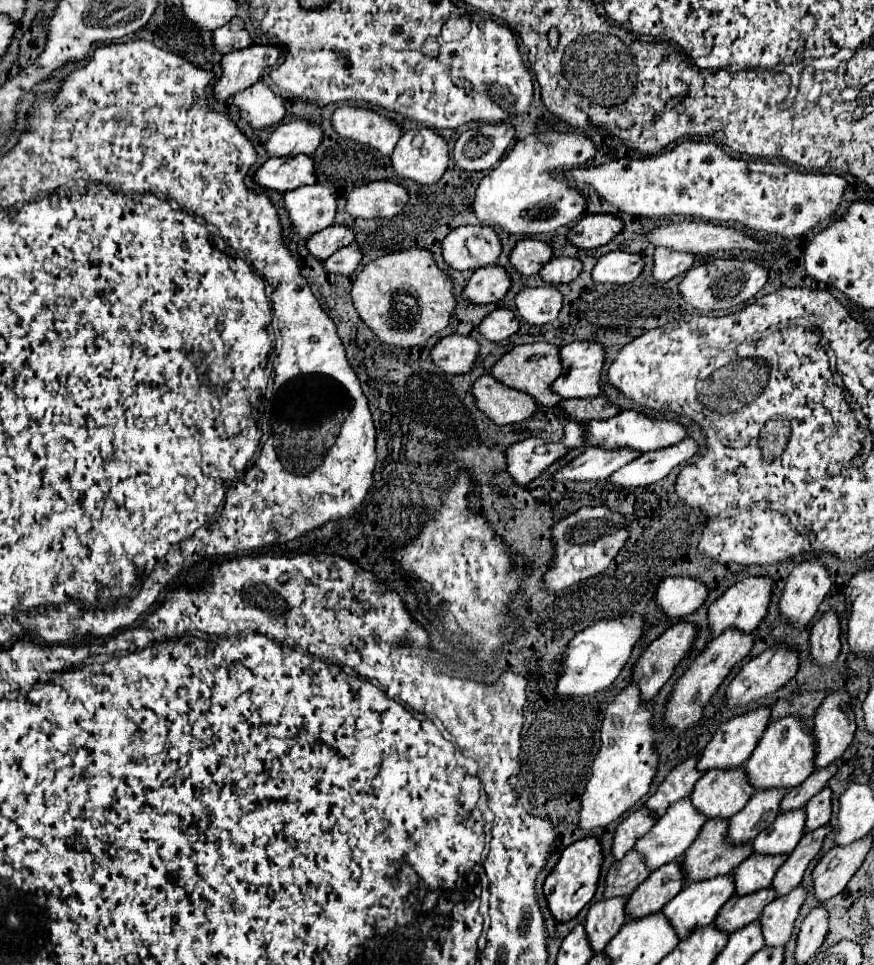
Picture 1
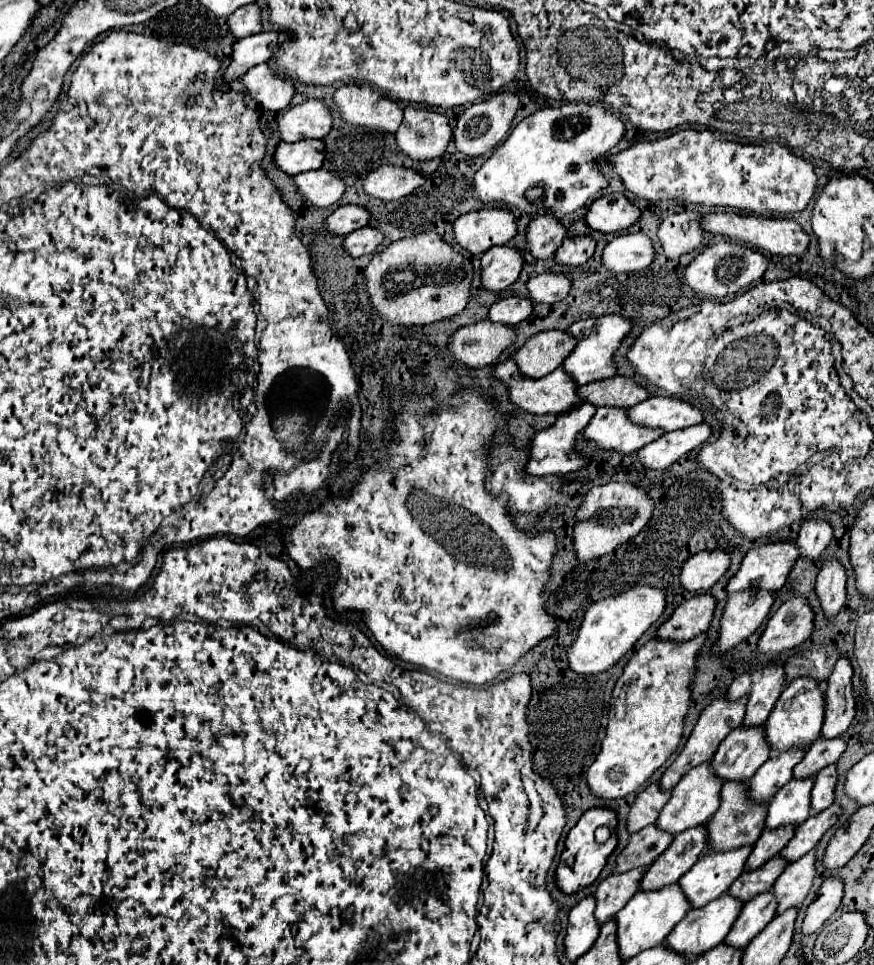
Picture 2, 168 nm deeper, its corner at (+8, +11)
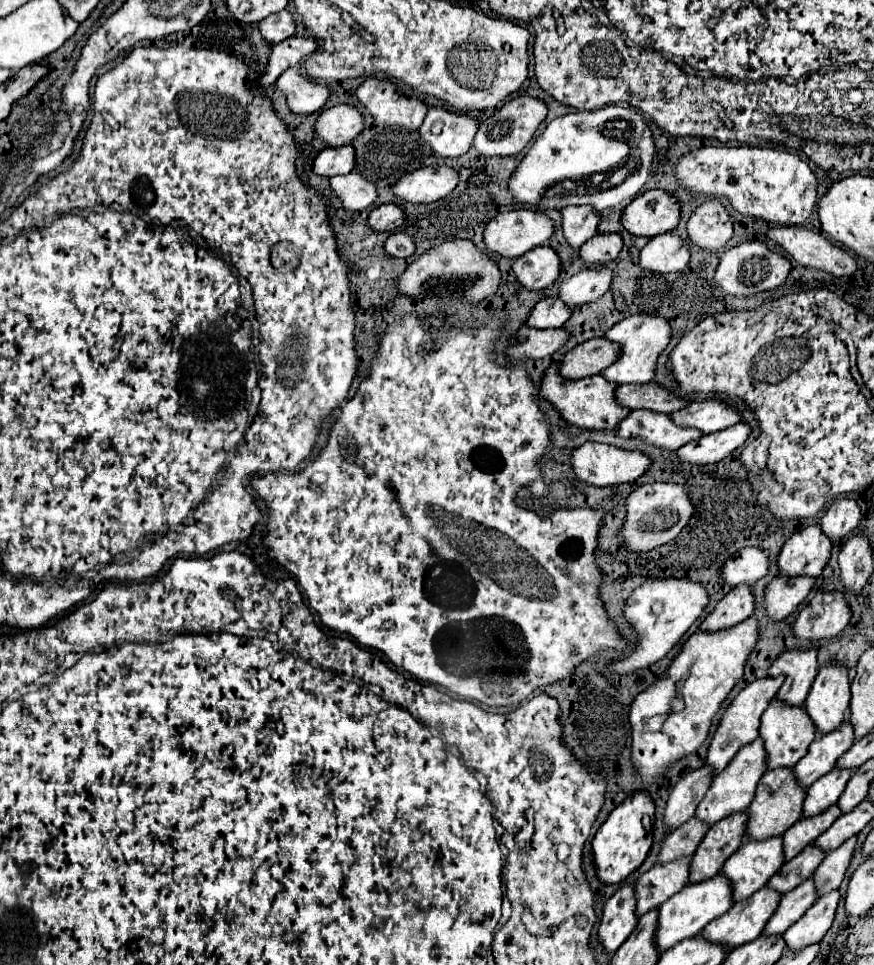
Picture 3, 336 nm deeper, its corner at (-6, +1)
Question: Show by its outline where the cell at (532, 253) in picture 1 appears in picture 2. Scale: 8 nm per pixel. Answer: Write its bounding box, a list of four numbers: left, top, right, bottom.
[527,214,565,260]

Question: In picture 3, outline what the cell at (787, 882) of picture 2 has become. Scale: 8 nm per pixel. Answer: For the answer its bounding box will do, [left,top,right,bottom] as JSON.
[813,836,857,896]

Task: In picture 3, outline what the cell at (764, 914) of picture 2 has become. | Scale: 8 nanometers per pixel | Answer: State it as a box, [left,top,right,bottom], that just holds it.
[763,878,817,936]

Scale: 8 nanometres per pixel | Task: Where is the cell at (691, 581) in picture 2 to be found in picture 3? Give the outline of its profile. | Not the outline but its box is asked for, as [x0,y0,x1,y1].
[723,546,769,586]

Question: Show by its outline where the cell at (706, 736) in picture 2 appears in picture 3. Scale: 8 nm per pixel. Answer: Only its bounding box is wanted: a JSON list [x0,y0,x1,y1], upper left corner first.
[707,676,785,774]

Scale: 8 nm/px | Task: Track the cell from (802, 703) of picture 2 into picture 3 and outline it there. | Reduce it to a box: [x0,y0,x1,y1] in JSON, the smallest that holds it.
[805,662,849,734]

